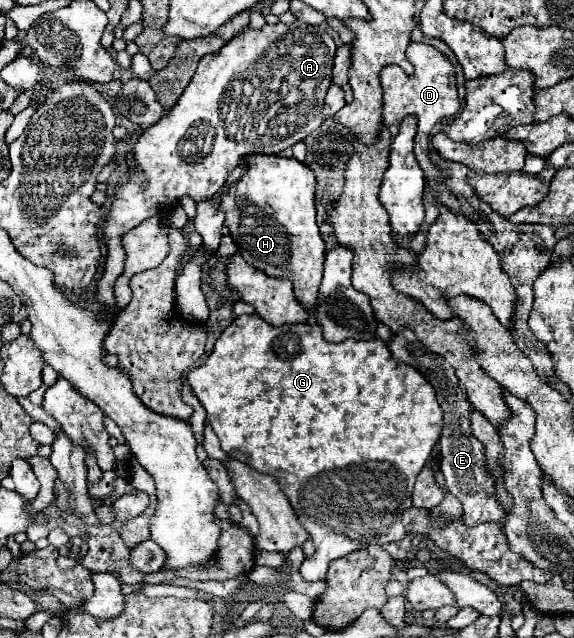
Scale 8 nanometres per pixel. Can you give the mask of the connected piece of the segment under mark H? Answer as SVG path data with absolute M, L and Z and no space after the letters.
M254 154L244 156L242 162L248 164L248 172L220 192L220 210L226 214L224 226L228 226L240 256L250 266L268 276L290 278L296 300L306 310L312 310L318 298L320 262L326 256L326 244L316 224L314 172L306 164L286 156Z

